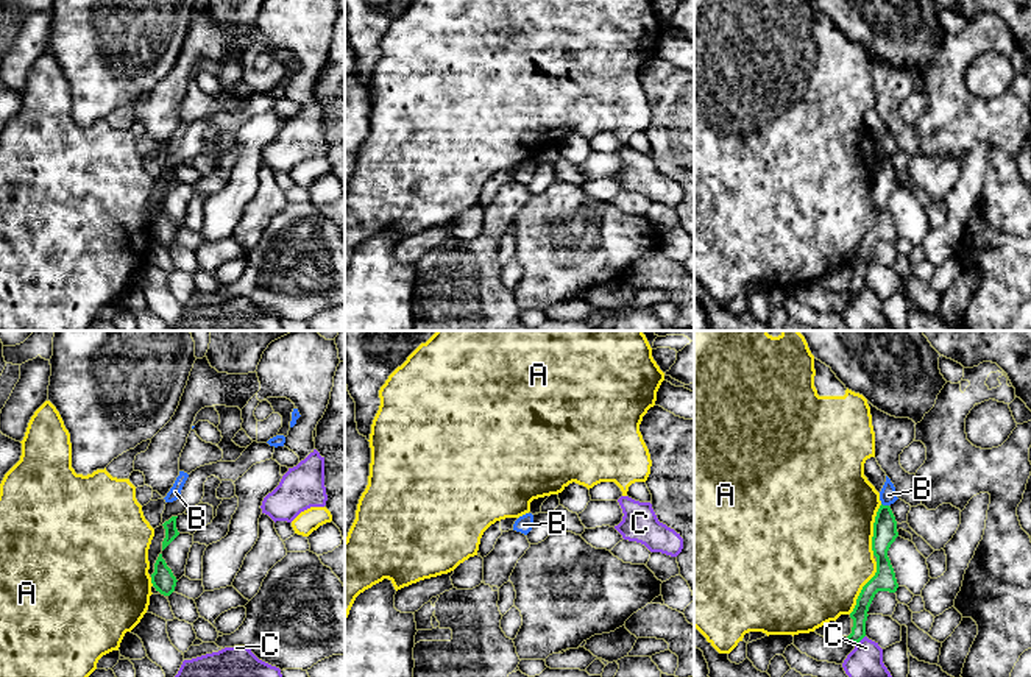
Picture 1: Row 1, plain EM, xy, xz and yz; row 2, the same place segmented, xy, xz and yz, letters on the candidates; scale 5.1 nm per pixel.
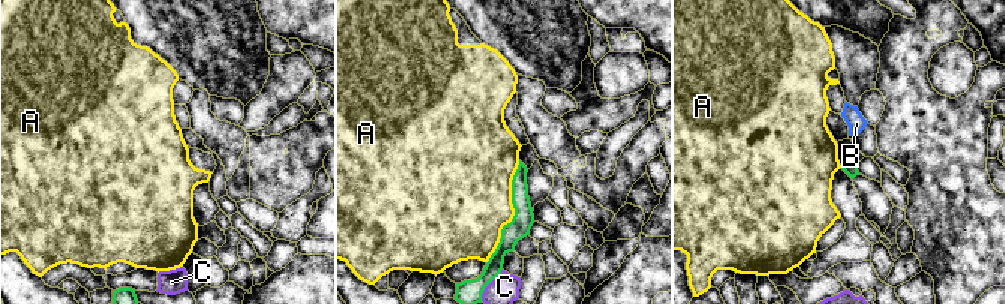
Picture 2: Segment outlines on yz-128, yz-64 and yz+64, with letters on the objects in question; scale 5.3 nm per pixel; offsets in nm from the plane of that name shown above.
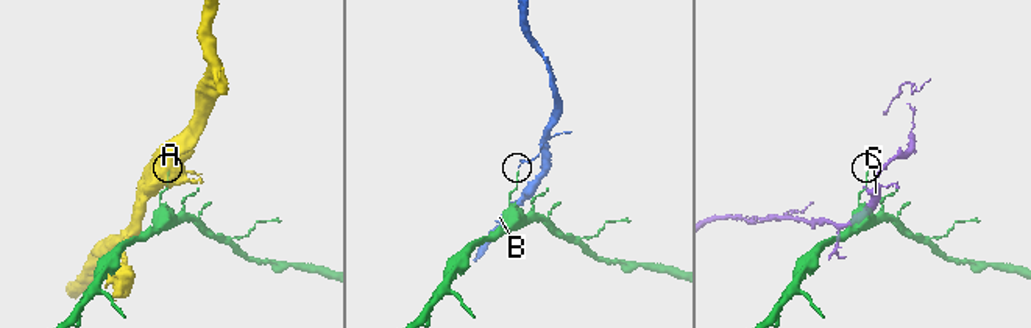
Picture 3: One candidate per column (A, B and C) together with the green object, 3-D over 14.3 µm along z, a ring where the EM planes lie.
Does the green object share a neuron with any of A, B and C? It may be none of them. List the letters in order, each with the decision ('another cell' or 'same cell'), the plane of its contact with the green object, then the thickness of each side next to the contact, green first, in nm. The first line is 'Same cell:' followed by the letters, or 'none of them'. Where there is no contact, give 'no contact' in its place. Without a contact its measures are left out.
Same cell: none of them
A: another cell; contact in yz; calibres 110 and 480 nm
B: another cell; contact in yz; calibres 130 and 90 nm
C: another cell; contact in yz; calibres 80 and 180 nm

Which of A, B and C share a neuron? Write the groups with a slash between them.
A / B / C

